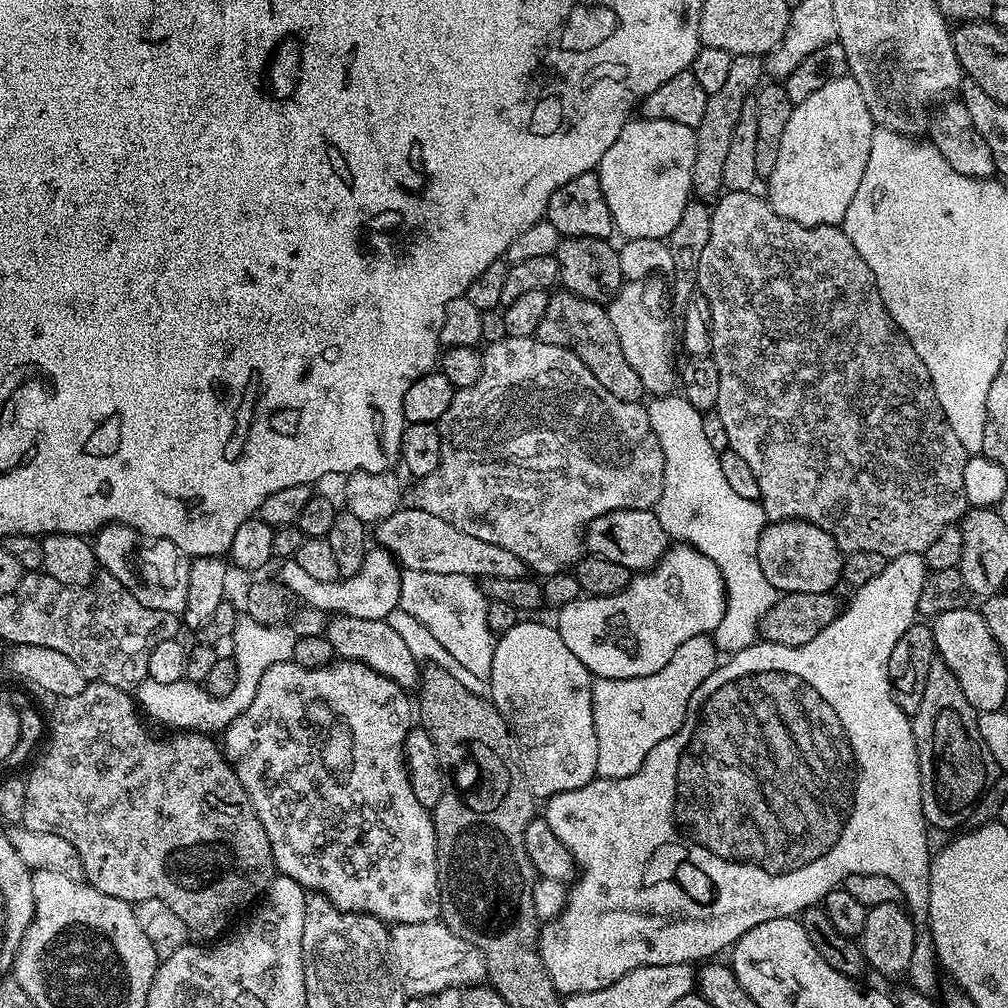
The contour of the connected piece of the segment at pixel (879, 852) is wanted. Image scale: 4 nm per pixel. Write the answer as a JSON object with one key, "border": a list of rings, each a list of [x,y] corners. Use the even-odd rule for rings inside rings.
{"border":[[[919,552],[891,557],[882,574],[870,578],[870,582],[851,593],[852,601],[849,604],[847,601],[840,616],[834,618],[834,622],[830,622],[830,626],[826,626],[826,630],[822,630],[818,638],[810,638],[810,642],[802,646],[757,642],[749,648],[743,648],[741,652],[731,653],[725,659],[728,661],[717,666],[710,678],[706,678],[706,682],[702,682],[702,686],[694,690],[694,698],[690,698],[688,713],[680,729],[670,734],[670,738],[658,742],[658,746],[654,746],[654,750],[646,754],[646,762],[642,762],[637,772],[617,780],[597,778],[578,790],[547,797],[545,804],[548,805],[544,812],[542,808],[542,819],[572,851],[580,871],[578,879],[571,885],[567,904],[560,915],[547,921],[538,932],[540,957],[557,993],[602,990],[618,982],[622,974],[630,974],[630,970],[638,970],[647,964],[664,966],[692,964],[696,960],[707,961],[715,957],[712,956],[715,952],[720,952],[723,948],[731,949],[754,926],[783,916],[796,918],[806,909],[819,905],[825,894],[841,887],[850,874],[886,874],[886,878],[894,878],[894,882],[898,882],[900,895],[908,903],[907,910],[911,913],[915,926],[913,957],[910,958],[906,978],[909,985],[918,991],[928,995],[935,993],[940,967],[929,925],[928,887],[933,857],[933,853],[928,852],[930,825],[924,819],[922,810],[920,759],[916,753],[912,722],[898,706],[888,673],[890,654],[898,638],[902,638],[902,634],[906,634],[906,630],[917,623],[918,598],[929,571]]]}

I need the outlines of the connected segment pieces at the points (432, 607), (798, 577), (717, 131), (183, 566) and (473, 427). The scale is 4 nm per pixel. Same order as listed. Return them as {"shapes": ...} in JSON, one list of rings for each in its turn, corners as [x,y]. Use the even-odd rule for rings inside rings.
{"shapes":[[[[404,570],[398,608],[401,613],[413,616],[448,651],[457,669],[465,668],[470,675],[484,681],[491,677],[497,637],[488,625],[488,600],[483,587],[473,577]]],[[[778,520],[769,523],[758,540],[758,566],[777,593],[831,592],[841,583],[844,556],[836,539],[809,520]]],[[[750,54],[733,56],[726,83],[719,88],[718,94],[708,98],[706,114],[702,116],[702,122],[695,129],[696,153],[694,154],[692,191],[699,199],[708,202],[721,195],[724,188],[722,169],[730,151],[730,141],[734,138],[734,126],[738,126],[742,106],[757,91],[758,85],[765,79],[765,76],[764,61],[761,57],[751,56]]],[[[107,524],[94,536],[96,563],[109,572],[138,602],[154,610],[183,613],[186,606],[186,586],[190,582],[189,557],[174,542],[144,536],[129,524]]],[[[507,335],[504,339],[487,345],[483,349],[483,354],[482,378],[478,378],[478,382],[474,382],[474,386],[466,386],[457,390],[450,402],[450,410],[446,410],[446,414],[442,414],[442,418],[438,422],[440,441],[442,442],[440,465],[433,472],[419,477],[413,483],[416,485],[412,488],[411,507],[418,510],[426,510],[426,514],[434,514],[434,518],[442,518],[442,522],[450,522],[450,526],[463,530],[466,534],[474,534],[474,538],[482,538],[482,542],[494,542],[496,546],[506,546],[506,550],[513,551],[514,555],[519,557],[531,571],[533,568],[537,572],[533,572],[537,577],[547,578],[559,572],[569,571],[569,569],[580,561],[580,557],[585,555],[585,533],[588,531],[590,522],[594,522],[594,518],[602,518],[602,514],[610,514],[614,510],[652,510],[655,509],[656,503],[662,498],[662,490],[664,489],[664,455],[662,454],[662,446],[650,426],[647,407],[640,402],[626,402],[622,398],[614,398],[614,394],[610,394],[610,390],[606,390],[606,386],[602,386],[602,382],[598,382],[598,378],[594,378],[594,374],[590,374],[590,370],[582,362],[582,358],[578,358],[570,350],[566,350],[562,346],[550,346],[546,342],[536,339],[535,336]]]]}

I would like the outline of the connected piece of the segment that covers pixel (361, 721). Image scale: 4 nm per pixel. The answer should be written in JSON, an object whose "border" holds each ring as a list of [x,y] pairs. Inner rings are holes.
{"border":[[[336,658],[321,668],[298,666],[292,660],[278,662],[270,666],[266,674],[262,674],[254,702],[250,702],[242,714],[227,721],[224,744],[222,740],[222,751],[235,768],[236,777],[242,782],[252,809],[258,814],[258,822],[262,822],[262,830],[266,830],[266,838],[270,838],[270,850],[274,854],[277,873],[294,878],[307,891],[325,895],[336,908],[344,912],[366,913],[387,924],[413,924],[441,917],[440,879],[432,814],[422,806],[422,802],[418,802],[418,798],[414,798],[414,790],[410,790],[408,767],[404,761],[404,743],[408,731],[414,727],[414,704],[408,701],[408,696],[409,693],[390,678],[357,660]]]}

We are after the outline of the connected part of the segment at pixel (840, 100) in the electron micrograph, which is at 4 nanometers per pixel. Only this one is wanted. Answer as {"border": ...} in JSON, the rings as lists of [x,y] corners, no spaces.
{"border":[[[851,74],[826,82],[815,94],[810,94],[806,102],[795,105],[782,133],[782,146],[778,146],[778,163],[767,176],[766,199],[782,218],[813,228],[819,224],[843,225],[846,210],[854,202],[854,194],[866,174],[866,162],[870,162],[870,142],[874,121],[862,98],[862,86]]]}

